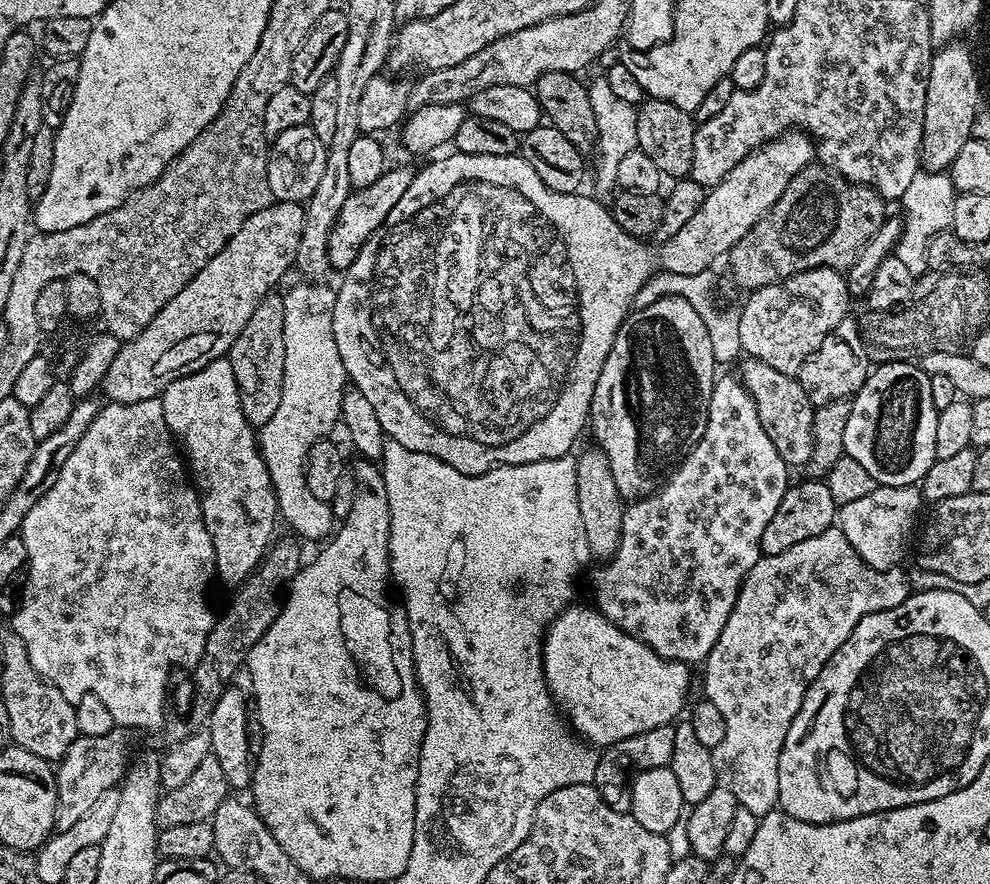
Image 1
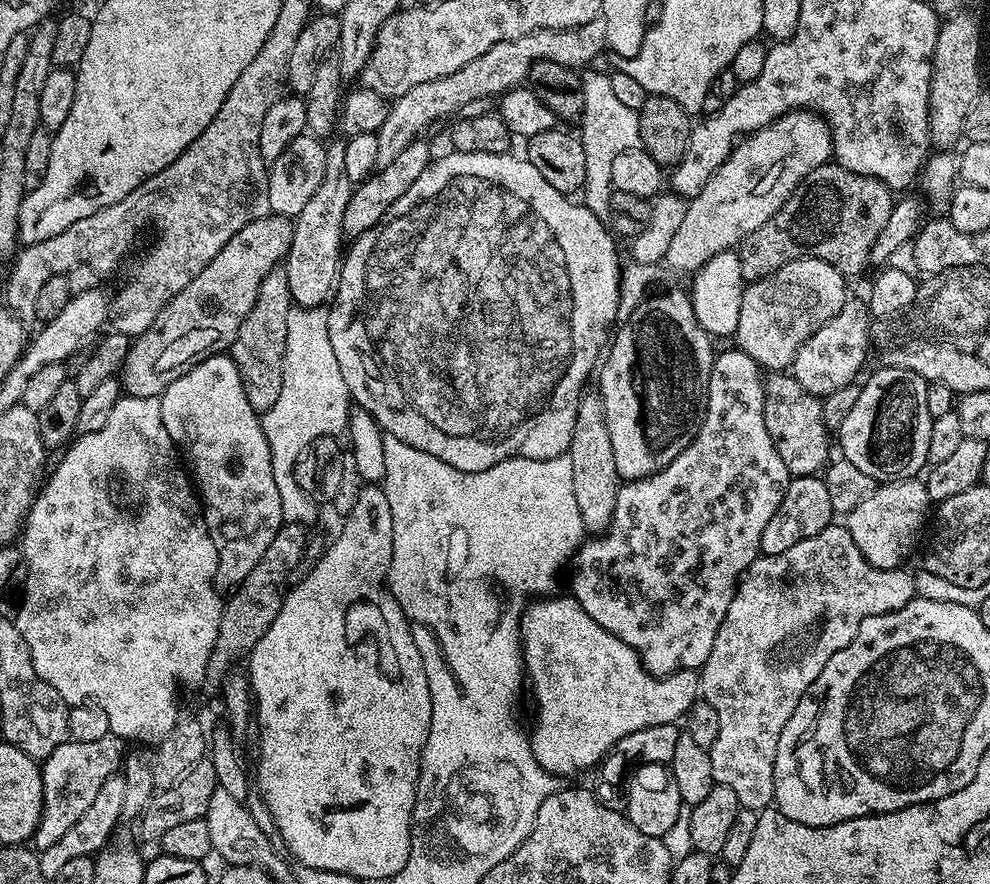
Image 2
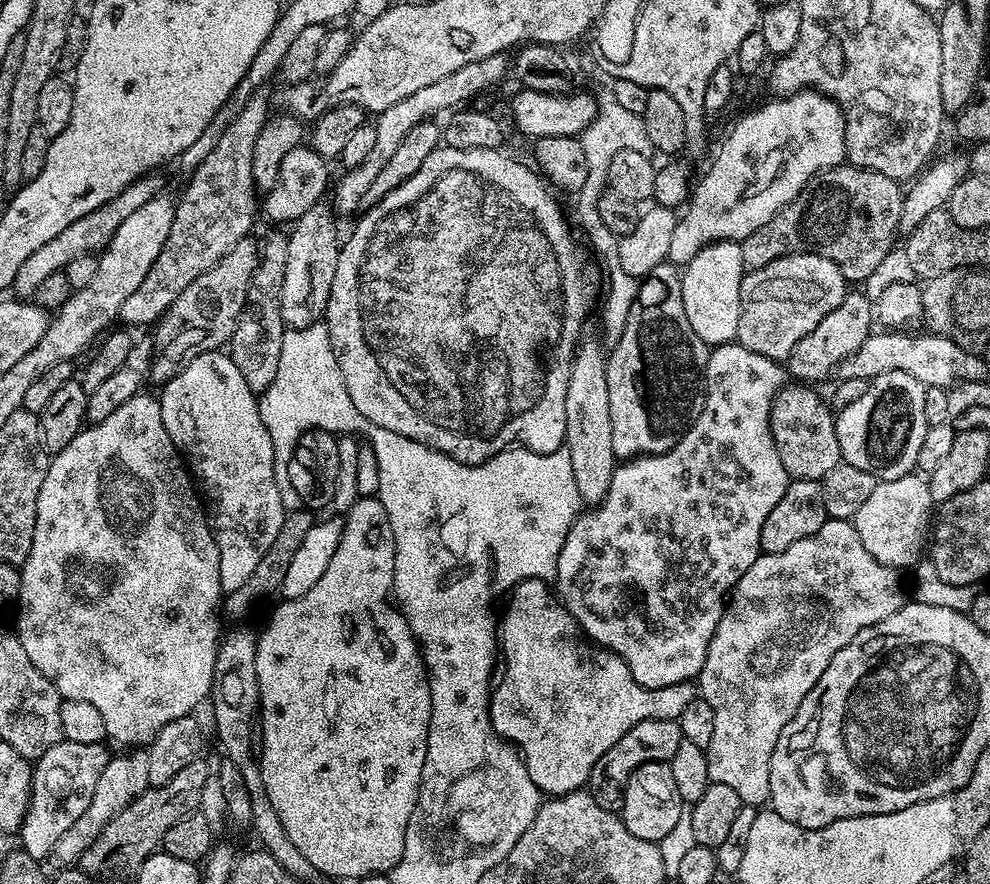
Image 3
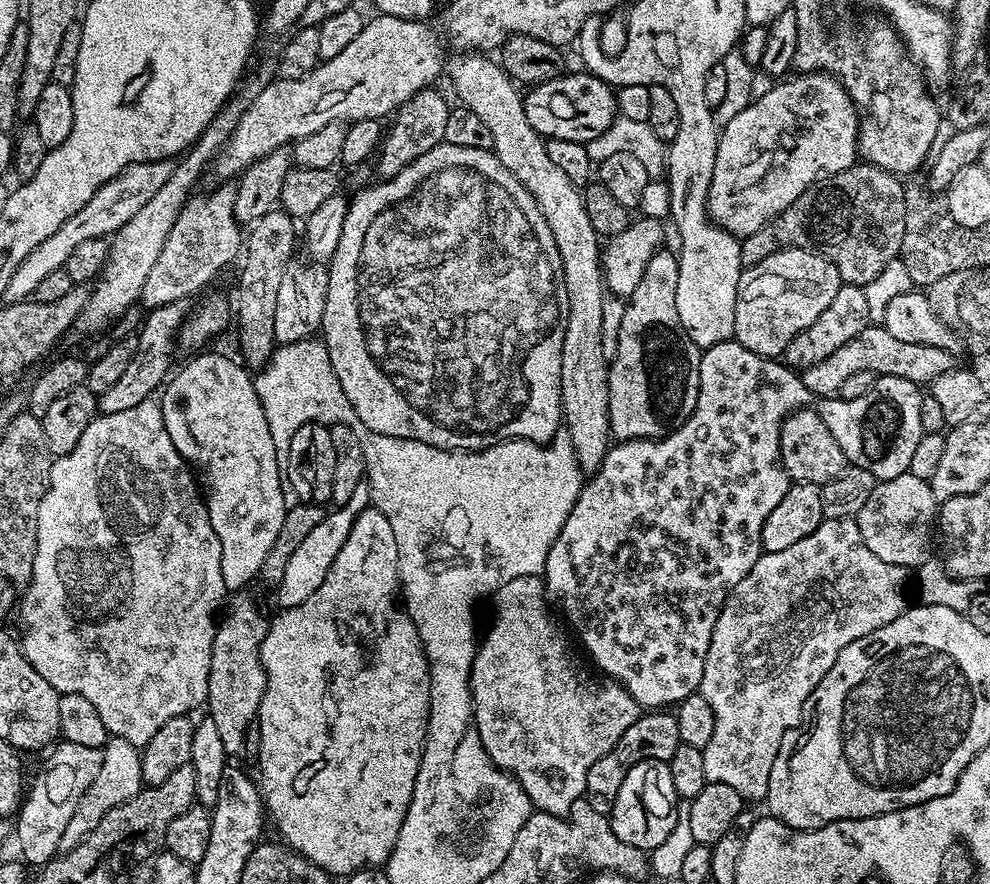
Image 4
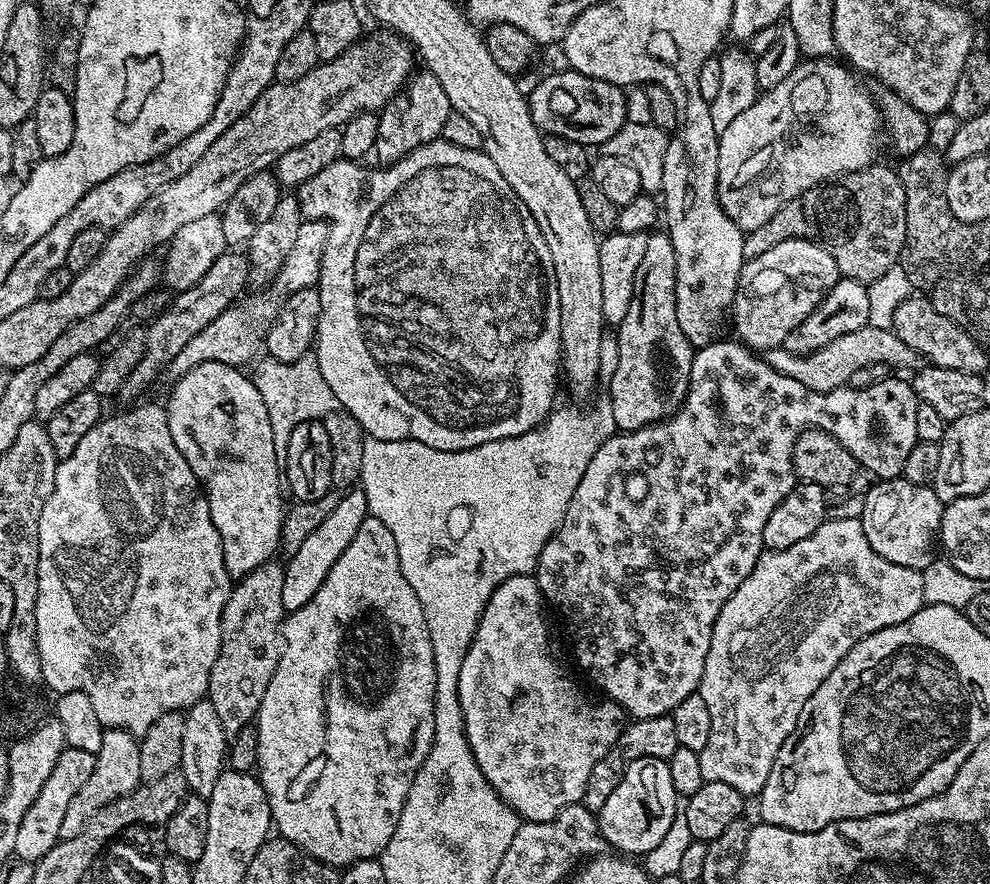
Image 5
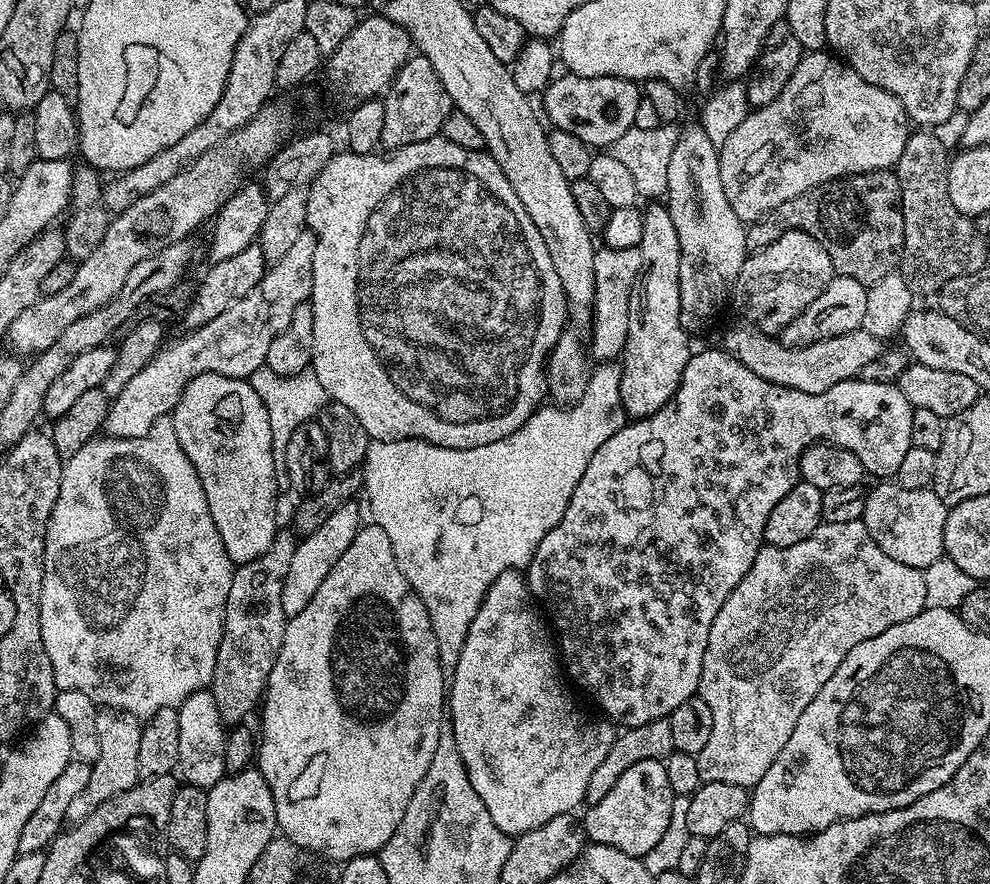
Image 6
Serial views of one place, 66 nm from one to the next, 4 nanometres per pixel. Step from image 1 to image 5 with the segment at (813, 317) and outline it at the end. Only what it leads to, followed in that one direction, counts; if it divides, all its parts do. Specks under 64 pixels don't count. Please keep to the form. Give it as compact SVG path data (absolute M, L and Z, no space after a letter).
M787 240L778 242L778 246L766 250L766 254L758 254L758 258L745 260L744 269L740 272L736 296L732 299L730 320L736 323L736 332L739 343L759 353L767 354L772 348L779 348L786 342L786 334L822 302L824 295L828 293L841 279L838 266L830 254L821 244L815 244L812 240Z

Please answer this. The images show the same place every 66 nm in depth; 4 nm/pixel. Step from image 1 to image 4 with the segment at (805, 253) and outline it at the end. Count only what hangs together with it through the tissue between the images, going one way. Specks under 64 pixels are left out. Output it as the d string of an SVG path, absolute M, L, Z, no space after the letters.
M857 162L852 167L828 176L824 180L817 180L815 184L802 190L802 194L794 198L792 205L780 213L772 223L762 226L762 230L740 240L741 265L749 268L785 246L803 245L804 239L812 232L811 251L827 258L838 270L843 283L863 286L874 282L874 278L878 278L878 274L882 274L882 270L886 270L886 266L900 254L902 234L906 234L906 214L908 213L904 189L905 185L901 177L863 162Z

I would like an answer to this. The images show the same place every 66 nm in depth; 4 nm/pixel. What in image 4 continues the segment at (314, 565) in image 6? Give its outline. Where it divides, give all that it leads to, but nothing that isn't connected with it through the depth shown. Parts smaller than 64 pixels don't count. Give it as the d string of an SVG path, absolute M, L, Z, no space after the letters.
M362 482L354 489L350 502L333 507L333 512L325 511L322 522L318 522L318 526L314 526L309 536L296 547L286 570L282 573L280 583L275 585L274 592L280 608L298 606L298 602L306 602L306 598L310 598L310 594L314 594L314 590L322 586L322 578L326 578L330 566L334 566L338 550L342 550L342 546L346 546L346 538L350 538L350 530L353 529L358 514L362 514L371 504L372 491L366 482Z

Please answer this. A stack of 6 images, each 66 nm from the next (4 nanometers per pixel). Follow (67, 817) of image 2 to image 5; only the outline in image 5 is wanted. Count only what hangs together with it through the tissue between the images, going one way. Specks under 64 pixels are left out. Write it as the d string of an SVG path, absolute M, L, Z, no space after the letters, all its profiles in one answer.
M65 747L64 752L58 756L58 762L54 764L50 778L46 778L46 783L42 785L38 798L34 798L30 810L26 810L26 815L22 817L22 826L18 826L18 835L14 841L15 859L35 862L56 845L62 830L62 817L66 815L74 794L78 794L78 790L82 790L83 784L89 780L90 774L94 774L95 761L95 752Z

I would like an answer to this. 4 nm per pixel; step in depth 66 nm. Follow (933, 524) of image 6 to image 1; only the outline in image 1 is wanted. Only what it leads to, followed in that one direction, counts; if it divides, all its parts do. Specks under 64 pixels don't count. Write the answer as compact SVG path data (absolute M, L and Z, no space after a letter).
M910 484L901 488L878 486L854 502L839 505L838 527L842 534L846 534L846 542L854 546L854 550L871 568L884 572L901 563L899 560L908 548L908 539L912 536L920 504L922 505L922 493L919 487Z

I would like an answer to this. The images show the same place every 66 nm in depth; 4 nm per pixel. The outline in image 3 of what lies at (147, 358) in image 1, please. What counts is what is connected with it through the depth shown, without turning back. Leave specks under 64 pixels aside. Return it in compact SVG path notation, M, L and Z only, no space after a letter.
M252 238L239 240L210 270L198 274L167 308L155 325L154 355L150 373L157 385L173 380L198 354L215 352L229 343L248 303L248 287L260 261L258 244Z

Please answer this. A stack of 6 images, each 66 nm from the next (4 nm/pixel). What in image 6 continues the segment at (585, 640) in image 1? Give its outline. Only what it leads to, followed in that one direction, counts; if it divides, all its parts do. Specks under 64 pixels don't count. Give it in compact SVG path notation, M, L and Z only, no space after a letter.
M511 568L498 574L498 578L494 578L490 590L486 590L486 594L482 598L482 602L478 606L478 614L474 614L474 622L470 622L466 642L462 642L462 654L458 654L458 666L451 669L450 672L450 691L446 696L446 712L449 717L452 715L450 731L458 746L458 754L466 766L470 784L474 786L474 792L478 794L478 798L482 798L490 818L494 818L494 826L498 826L498 830L502 830L510 838L518 837L523 832L529 832L538 826L546 826L546 822L550 822L550 818L575 813L577 811L575 808L579 804L585 803L586 782L590 782L595 768L604 761L606 754L610 754L610 746L614 746L618 735L617 725L613 724L611 720L607 718L595 720L594 717L587 716L582 709L572 708L571 702L568 701L568 692L564 689L566 680L562 675L561 665L558 663L557 645L550 635L550 628L545 617L541 615L538 608L538 613L536 613L535 607L537 608L537 605L533 601L532 593L528 591L527 579L517 569Z

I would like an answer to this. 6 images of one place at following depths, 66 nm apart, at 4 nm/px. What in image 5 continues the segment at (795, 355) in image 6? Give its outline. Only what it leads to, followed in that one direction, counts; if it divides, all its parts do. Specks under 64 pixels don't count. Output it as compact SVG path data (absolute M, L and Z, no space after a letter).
M868 323L862 330L842 334L842 338L836 338L834 342L830 342L830 346L822 346L822 350L814 350L814 354L795 356L790 354L790 350L781 346L770 349L766 354L766 361L774 370L786 374L786 378L794 378L794 382L802 382L802 386L810 390L829 392L835 388L845 387L850 374L863 370L865 366L885 364L890 370L912 367L915 369L918 357L916 352L910 350L910 346L906 346L906 342L902 342L902 338L898 338L898 334L891 328L876 328Z

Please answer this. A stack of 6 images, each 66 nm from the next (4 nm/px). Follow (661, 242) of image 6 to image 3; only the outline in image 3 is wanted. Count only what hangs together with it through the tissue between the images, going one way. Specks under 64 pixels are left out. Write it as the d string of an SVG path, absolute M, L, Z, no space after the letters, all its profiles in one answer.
M665 262L654 266L650 274L639 281L636 290L636 301L630 306L630 314L626 318L626 326L622 330L622 338L618 338L616 347L611 349L606 363L606 386L610 386L610 427L614 430L614 454L617 461L623 462L638 456L657 456L663 452L668 452L684 437L684 432L698 418L698 414L704 405L704 367L708 365L709 345L694 334L694 329L690 327L690 322L686 318L686 306L682 306L682 290L680 289L681 273L677 265Z

